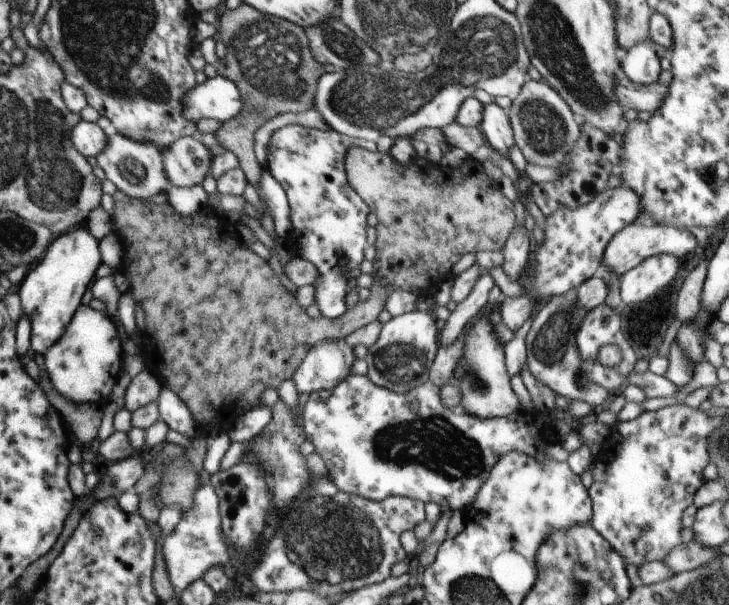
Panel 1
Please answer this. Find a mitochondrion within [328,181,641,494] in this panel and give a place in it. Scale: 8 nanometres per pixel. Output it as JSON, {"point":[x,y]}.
{"point":[432,442]}

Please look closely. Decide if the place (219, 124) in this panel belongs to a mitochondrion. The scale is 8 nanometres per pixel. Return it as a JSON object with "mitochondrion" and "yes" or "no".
{"mitochondrion":"no"}

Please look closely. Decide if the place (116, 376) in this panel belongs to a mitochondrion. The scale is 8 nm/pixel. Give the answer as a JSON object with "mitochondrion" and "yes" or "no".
{"mitochondrion":"no"}

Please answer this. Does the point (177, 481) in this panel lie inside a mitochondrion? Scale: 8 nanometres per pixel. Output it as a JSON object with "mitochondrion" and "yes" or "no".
{"mitochondrion":"yes"}

